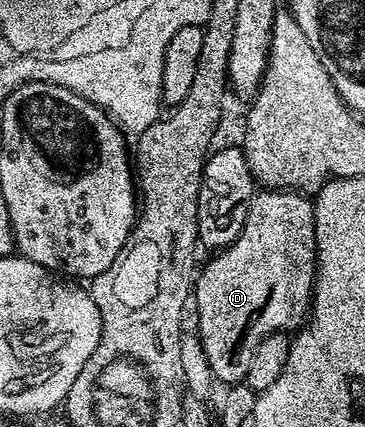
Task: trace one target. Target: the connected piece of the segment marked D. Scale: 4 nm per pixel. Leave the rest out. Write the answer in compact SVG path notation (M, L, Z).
M281 189L259 190L252 202L250 202L248 221L244 225L240 237L236 239L231 247L225 247L225 249L217 252L211 259L214 260L203 271L201 268L200 274L197 276L192 288L192 303L193 306L198 306L198 325L196 325L196 332L202 340L203 351L206 354L208 365L211 367L211 373L214 375L215 380L219 384L222 383L222 385L233 385L245 380L248 369L252 365L252 357L256 354L256 345L260 345L260 341L264 341L264 337L268 337L277 331L293 332L295 329L301 328L308 318L310 300L314 298L314 272L318 269L313 202L307 196L296 191L284 191Z

